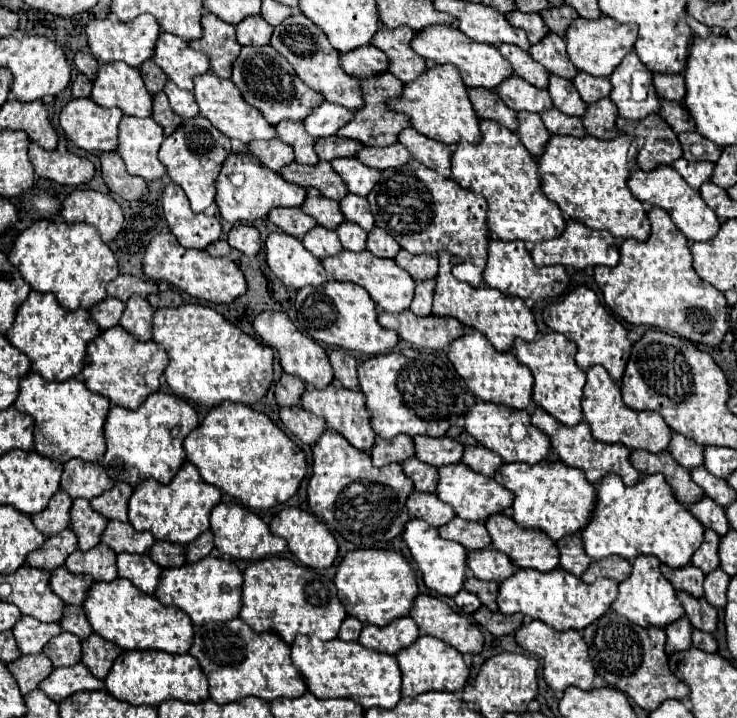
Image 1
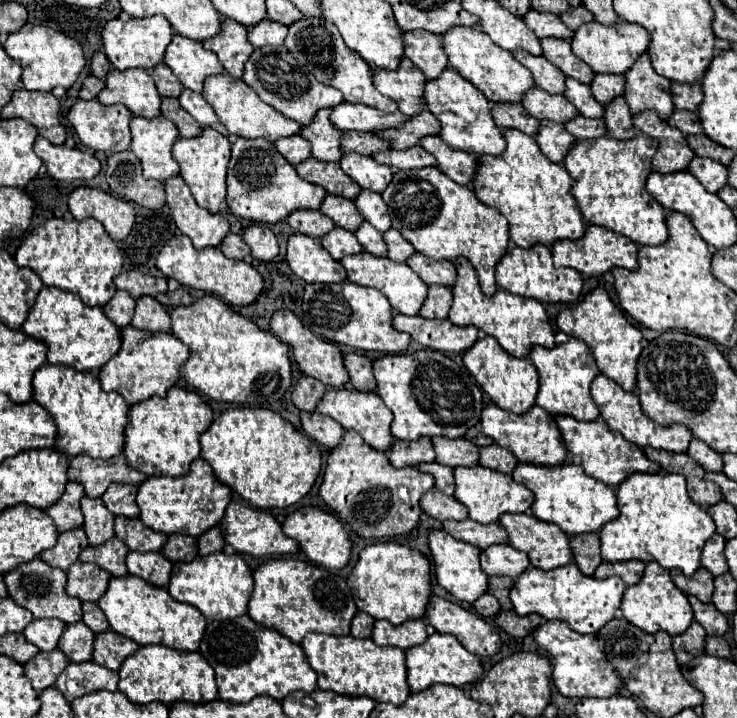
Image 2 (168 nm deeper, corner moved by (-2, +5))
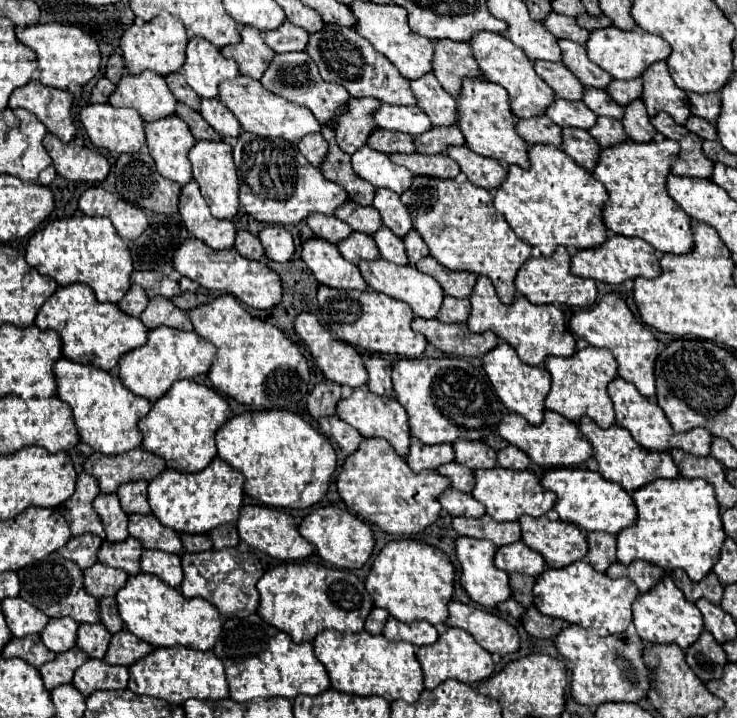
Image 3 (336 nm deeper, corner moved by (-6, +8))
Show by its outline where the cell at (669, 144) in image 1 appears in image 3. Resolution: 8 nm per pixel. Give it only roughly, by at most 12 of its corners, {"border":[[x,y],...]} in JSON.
{"border":[[701,139],[681,143],[673,175],[709,179],[713,165]]}

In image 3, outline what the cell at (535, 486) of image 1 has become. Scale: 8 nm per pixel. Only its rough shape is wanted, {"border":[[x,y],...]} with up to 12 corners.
{"border":[[579,467],[547,471],[559,519],[617,535],[633,525],[631,493]]}

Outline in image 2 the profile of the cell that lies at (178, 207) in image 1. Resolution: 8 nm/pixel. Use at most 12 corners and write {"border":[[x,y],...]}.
{"border":[[181,176],[165,182],[177,228],[195,248],[219,246],[229,232],[221,214],[197,206]]}

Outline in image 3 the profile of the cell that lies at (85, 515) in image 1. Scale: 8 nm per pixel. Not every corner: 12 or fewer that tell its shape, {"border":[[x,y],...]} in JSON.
{"border":[[115,493],[97,495],[93,509],[103,523],[107,541],[123,541],[127,513]]}

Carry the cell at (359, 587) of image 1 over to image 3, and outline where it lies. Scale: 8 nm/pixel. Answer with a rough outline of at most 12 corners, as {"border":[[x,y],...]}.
{"border":[[413,539],[389,541],[365,589],[397,621],[449,615],[451,561]]}

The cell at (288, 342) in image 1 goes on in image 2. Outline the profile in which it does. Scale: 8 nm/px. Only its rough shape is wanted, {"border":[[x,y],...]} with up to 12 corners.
{"border":[[291,310],[271,328],[305,376],[333,388],[349,382],[343,354]]}

